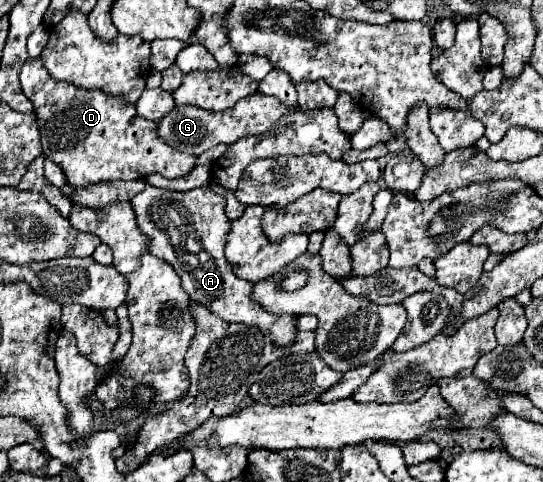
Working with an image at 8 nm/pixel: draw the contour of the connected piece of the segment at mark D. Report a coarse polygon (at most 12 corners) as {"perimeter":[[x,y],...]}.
{"perimeter":[[20,73],[72,187],[184,177],[196,157],[120,97]]}

